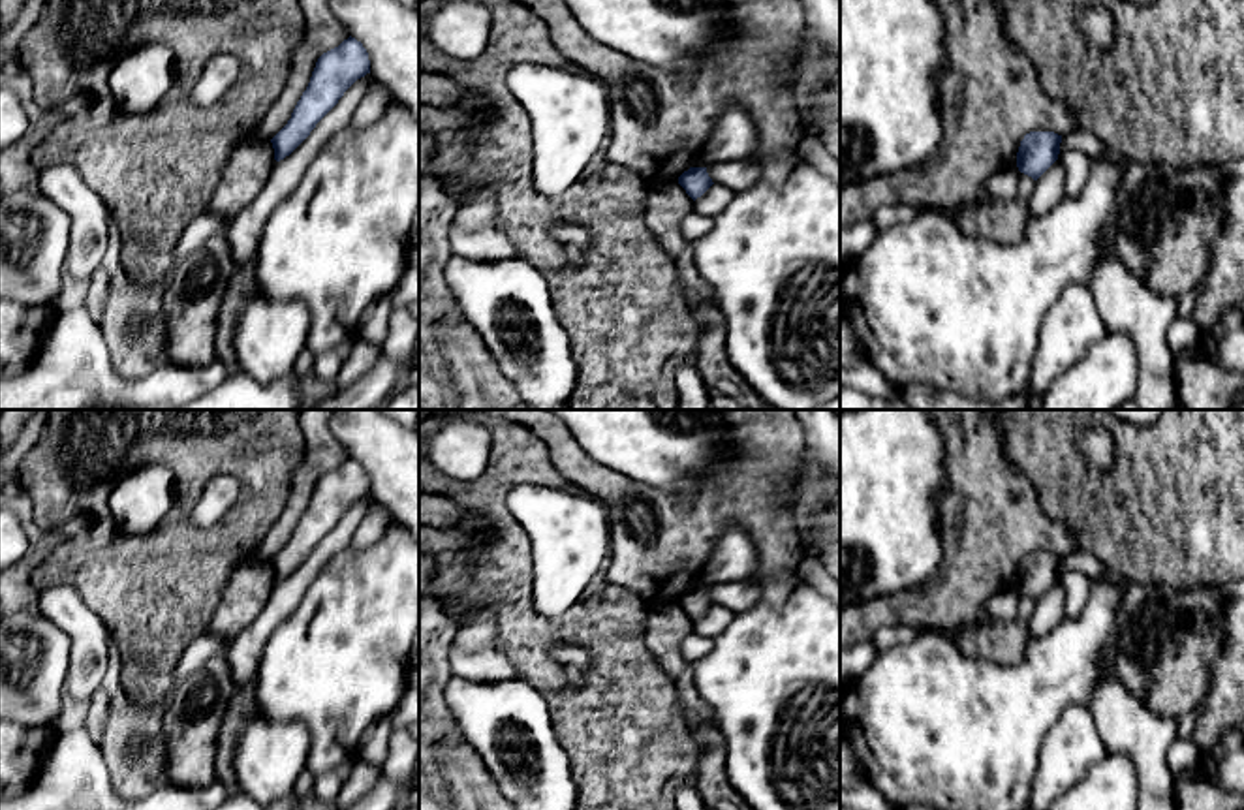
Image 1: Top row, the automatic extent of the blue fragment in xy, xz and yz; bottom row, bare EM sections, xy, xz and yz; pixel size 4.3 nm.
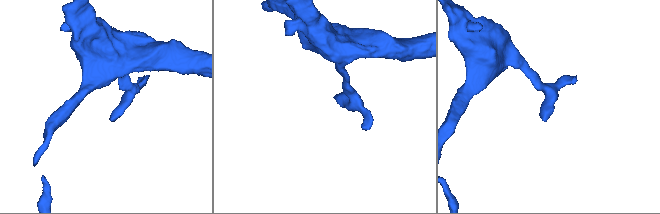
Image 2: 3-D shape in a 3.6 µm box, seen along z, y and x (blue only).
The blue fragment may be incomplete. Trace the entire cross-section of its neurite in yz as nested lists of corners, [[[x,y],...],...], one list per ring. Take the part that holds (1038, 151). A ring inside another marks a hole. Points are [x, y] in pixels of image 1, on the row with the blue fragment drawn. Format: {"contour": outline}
{"contour": [[[1030,132],[1020,141],[1017,167],[1037,180],[1060,154],[1062,135],[1054,132]]]}

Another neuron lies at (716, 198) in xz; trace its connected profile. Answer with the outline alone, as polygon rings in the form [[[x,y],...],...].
[[[712,184],[701,197],[693,201],[693,210],[714,218],[720,214],[733,199],[735,192],[723,184]]]

